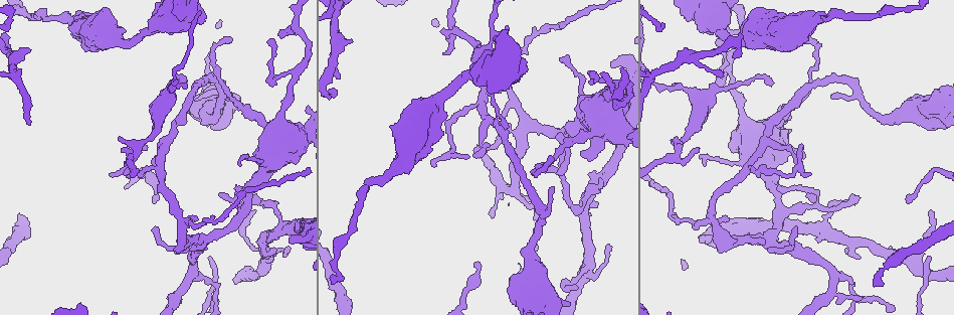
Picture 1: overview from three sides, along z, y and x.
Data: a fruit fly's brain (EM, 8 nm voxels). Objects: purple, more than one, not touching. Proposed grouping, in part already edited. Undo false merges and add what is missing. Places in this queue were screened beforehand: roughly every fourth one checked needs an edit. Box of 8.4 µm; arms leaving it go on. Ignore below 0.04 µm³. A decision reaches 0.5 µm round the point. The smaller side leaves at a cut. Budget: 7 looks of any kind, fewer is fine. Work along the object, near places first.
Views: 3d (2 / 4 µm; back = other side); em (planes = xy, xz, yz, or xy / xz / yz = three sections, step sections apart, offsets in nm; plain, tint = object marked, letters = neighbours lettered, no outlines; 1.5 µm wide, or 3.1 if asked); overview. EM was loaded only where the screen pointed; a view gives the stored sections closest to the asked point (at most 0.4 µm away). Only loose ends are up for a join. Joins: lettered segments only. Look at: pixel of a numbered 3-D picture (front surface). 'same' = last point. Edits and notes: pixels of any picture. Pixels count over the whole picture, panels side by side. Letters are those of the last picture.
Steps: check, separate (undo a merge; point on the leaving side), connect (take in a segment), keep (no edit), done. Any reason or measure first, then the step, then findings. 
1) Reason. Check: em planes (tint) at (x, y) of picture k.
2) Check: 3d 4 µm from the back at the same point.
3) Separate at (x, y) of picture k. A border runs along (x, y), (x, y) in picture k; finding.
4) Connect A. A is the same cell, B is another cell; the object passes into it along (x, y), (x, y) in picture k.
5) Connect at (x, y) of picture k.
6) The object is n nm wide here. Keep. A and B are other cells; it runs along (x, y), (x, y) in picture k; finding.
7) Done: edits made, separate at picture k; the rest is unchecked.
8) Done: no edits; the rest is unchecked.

Sharp bend. Check: em planes (letters) at (534, 214) of picture 1.

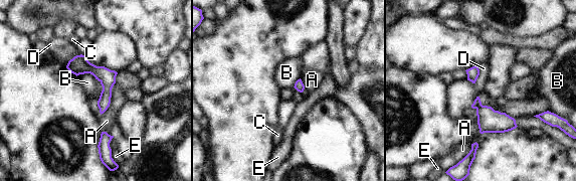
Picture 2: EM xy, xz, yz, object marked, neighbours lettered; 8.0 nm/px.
The longest contact is with A, 280 nm. Keep. A, B, C, D and E are other cells; continuous, no second neuron.

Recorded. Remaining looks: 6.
Thin end. Check: em xz step 8 (letters) at (796, 229) of picture 1.

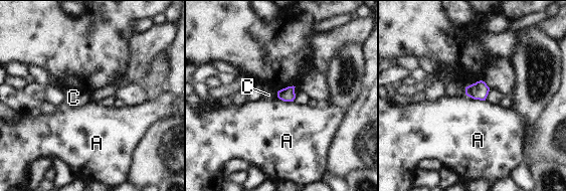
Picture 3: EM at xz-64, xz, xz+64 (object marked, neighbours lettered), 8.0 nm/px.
The object is 110 nm wide here. Keep. A and C are other cells; a border runs along (465, 93), (474, 99), (485, 101) in picture 3; no lettered segment goes on from it.

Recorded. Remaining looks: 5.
Tapers out. Check: 3d 2 µm at (807, 176) of picture 1.

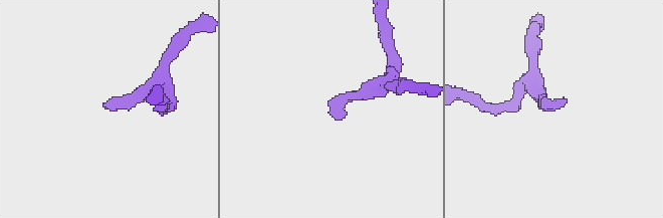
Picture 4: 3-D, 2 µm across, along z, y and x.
Check: em yz step 8 (letters) at (107, 108) of picture 4.

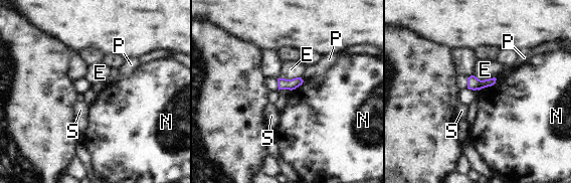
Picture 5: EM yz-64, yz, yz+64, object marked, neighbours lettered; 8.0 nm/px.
The longest contact is with E, 190 nm. Keep. E, N, P and S are other cells; no lettered segment goes on from it.

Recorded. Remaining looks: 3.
Done: no edits; the rest is unchecked.

